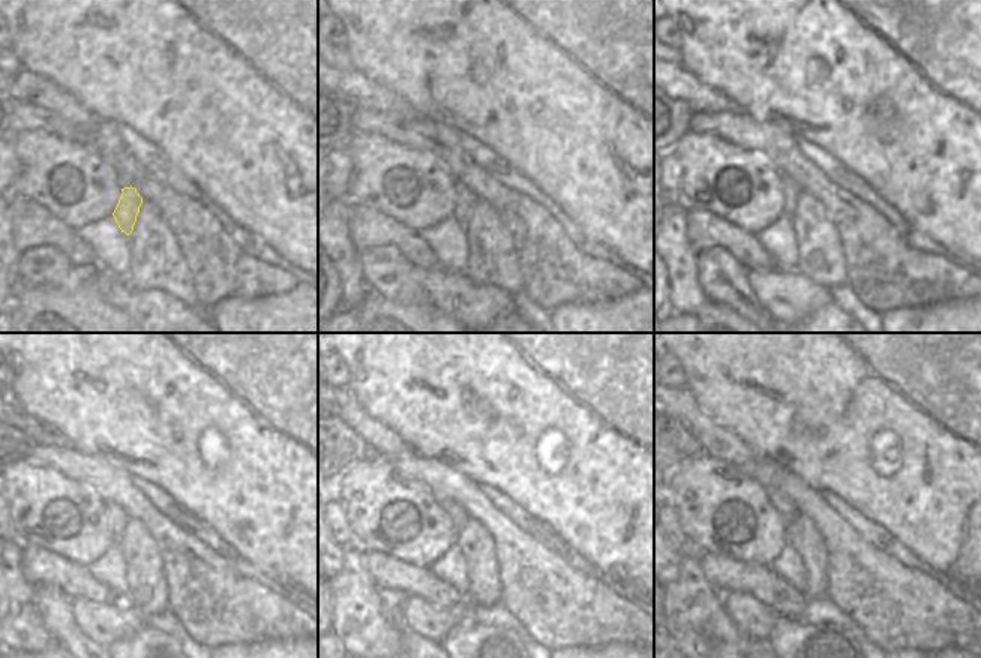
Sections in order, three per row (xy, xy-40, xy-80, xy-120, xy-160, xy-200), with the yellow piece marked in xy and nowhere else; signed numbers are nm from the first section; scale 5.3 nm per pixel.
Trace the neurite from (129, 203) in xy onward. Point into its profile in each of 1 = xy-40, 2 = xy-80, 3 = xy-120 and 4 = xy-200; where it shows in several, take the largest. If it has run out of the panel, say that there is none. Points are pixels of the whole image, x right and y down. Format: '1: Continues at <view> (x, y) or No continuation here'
1: Continues at xy-40 (465, 201)
2: Continues at xy-80 (791, 188)
3: Continues at xy-120 (117, 519)
4: Continues at xy-200 (779, 501)

